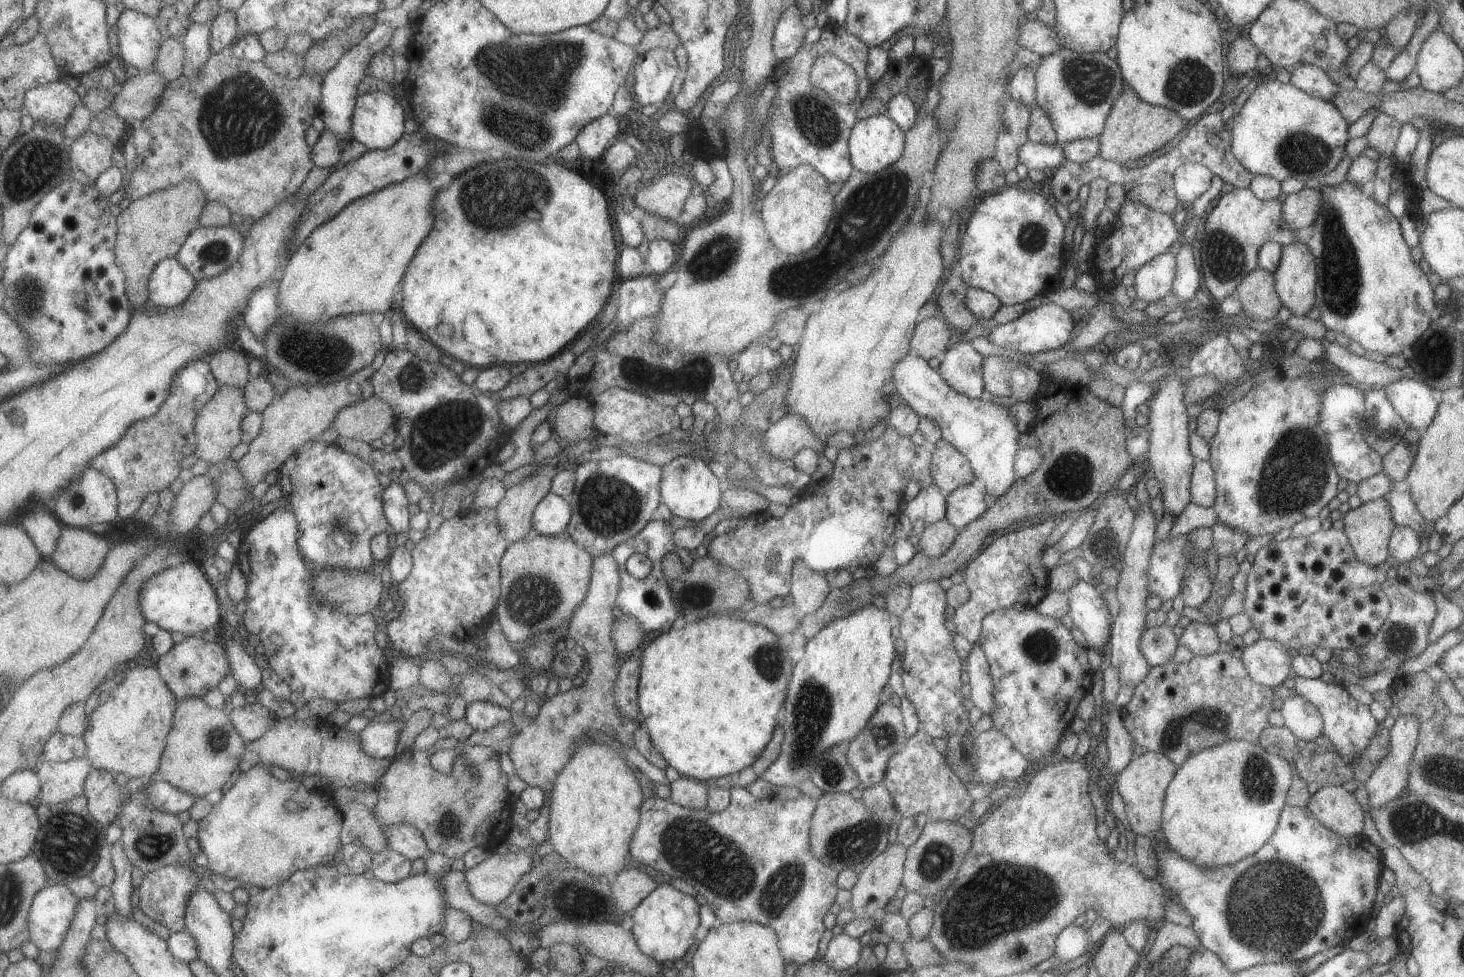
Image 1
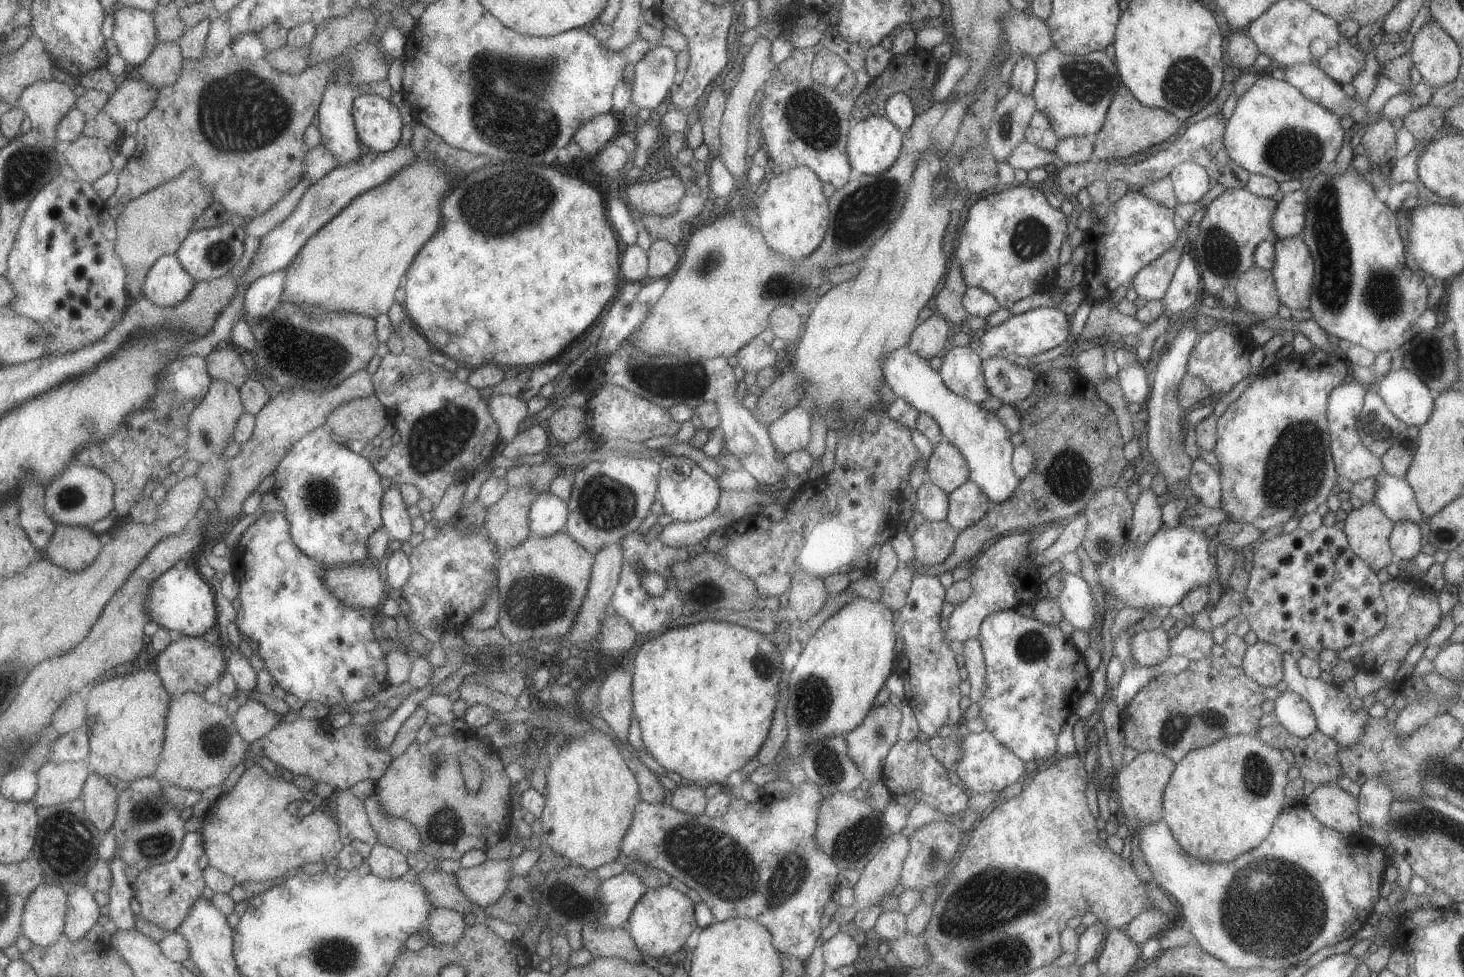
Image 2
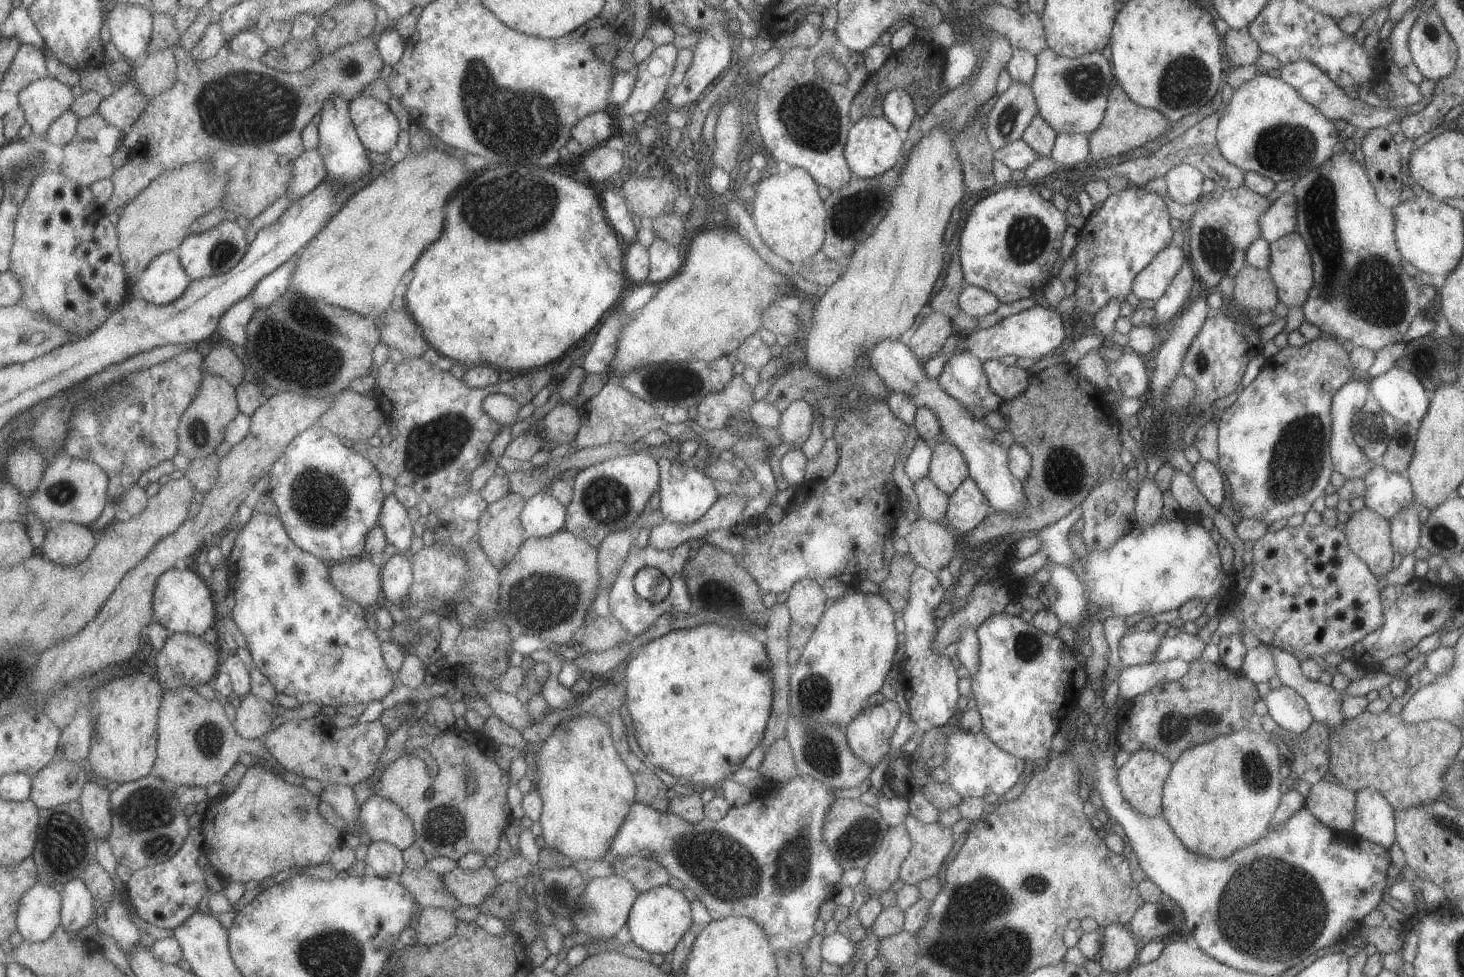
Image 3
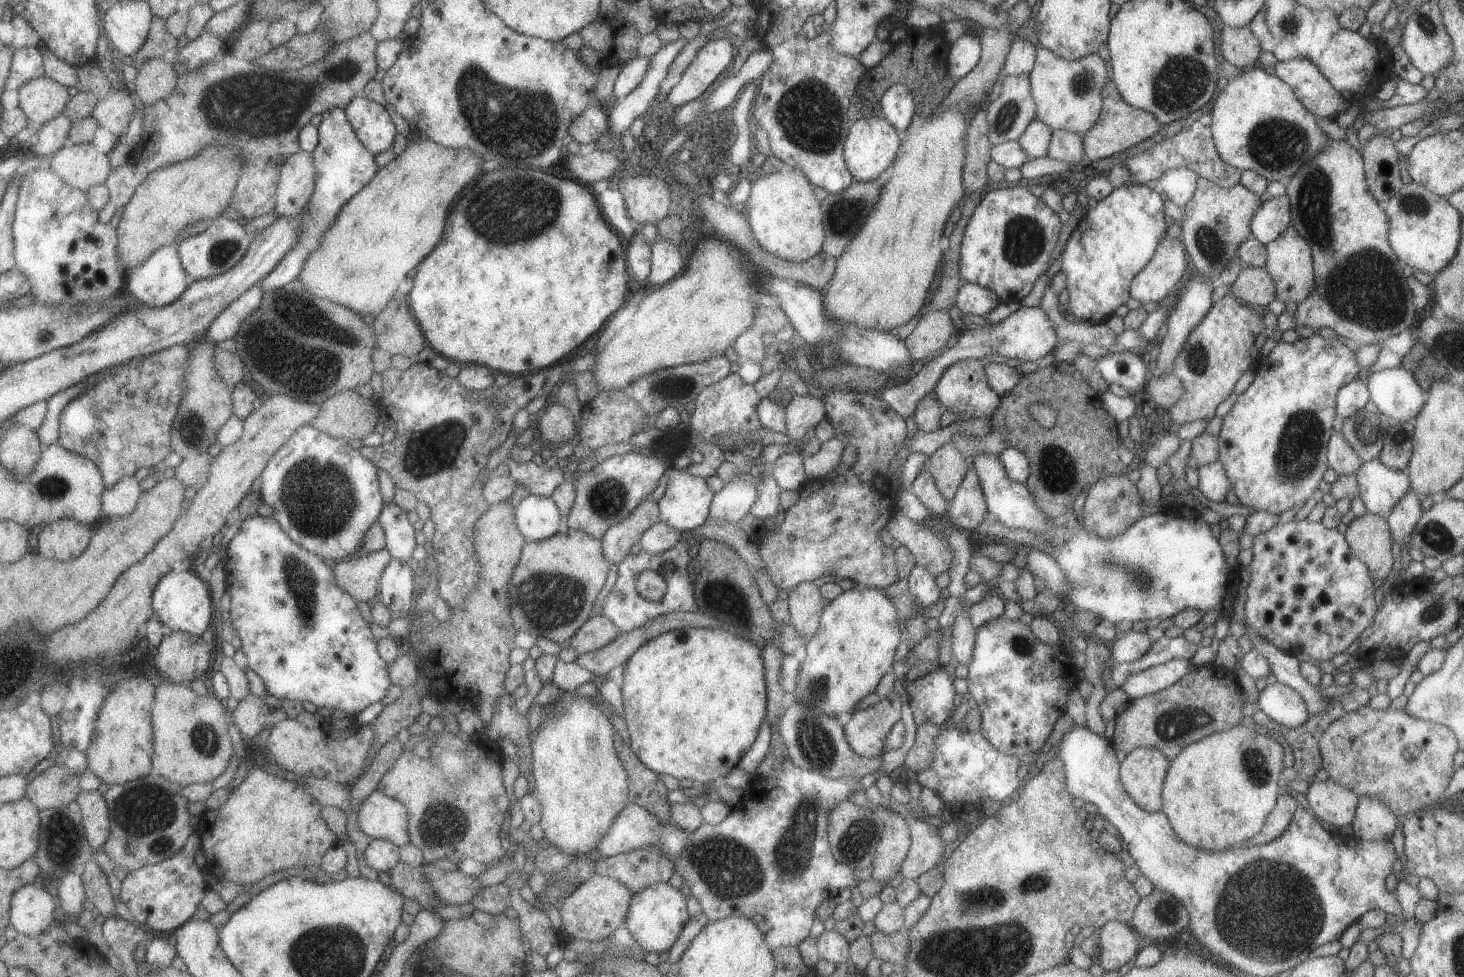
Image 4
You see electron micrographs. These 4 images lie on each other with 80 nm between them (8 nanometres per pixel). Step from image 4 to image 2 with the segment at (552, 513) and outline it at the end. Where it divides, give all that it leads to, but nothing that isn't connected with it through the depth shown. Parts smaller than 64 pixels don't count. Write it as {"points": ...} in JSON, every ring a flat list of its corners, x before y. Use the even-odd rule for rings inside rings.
{"points":[[548,492,539,493,527,512,529,534,547,537,562,531,567,521,567,514,565,501]]}

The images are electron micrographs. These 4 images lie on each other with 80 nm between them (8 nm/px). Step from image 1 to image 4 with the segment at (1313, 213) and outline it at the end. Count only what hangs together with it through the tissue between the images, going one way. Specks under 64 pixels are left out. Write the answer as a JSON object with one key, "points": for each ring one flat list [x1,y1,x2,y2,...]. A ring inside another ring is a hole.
{"points":[[1277,196,1263,201,1261,206,1253,212,1249,220,1249,232,1251,238,1267,245,1290,225,1287,196]]}

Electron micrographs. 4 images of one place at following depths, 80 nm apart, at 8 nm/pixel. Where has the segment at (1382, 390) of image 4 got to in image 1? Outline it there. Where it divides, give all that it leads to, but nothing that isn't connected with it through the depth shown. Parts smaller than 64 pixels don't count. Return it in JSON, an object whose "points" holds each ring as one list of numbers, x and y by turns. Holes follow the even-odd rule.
{"points":[[1405,376,1389,383,1383,390,1409,428,1421,433,1431,424,1438,407,1438,402,1431,396,1433,388,1423,381]]}

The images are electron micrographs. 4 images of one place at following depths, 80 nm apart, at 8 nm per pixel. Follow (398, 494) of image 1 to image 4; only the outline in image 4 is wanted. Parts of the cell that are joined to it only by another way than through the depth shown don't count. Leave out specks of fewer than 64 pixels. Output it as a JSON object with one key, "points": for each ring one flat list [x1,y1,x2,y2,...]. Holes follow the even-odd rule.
{"points":[[393,500,384,506,379,522,386,532,387,548,392,556,404,563,411,563,411,556,417,548,417,535,407,511]]}

